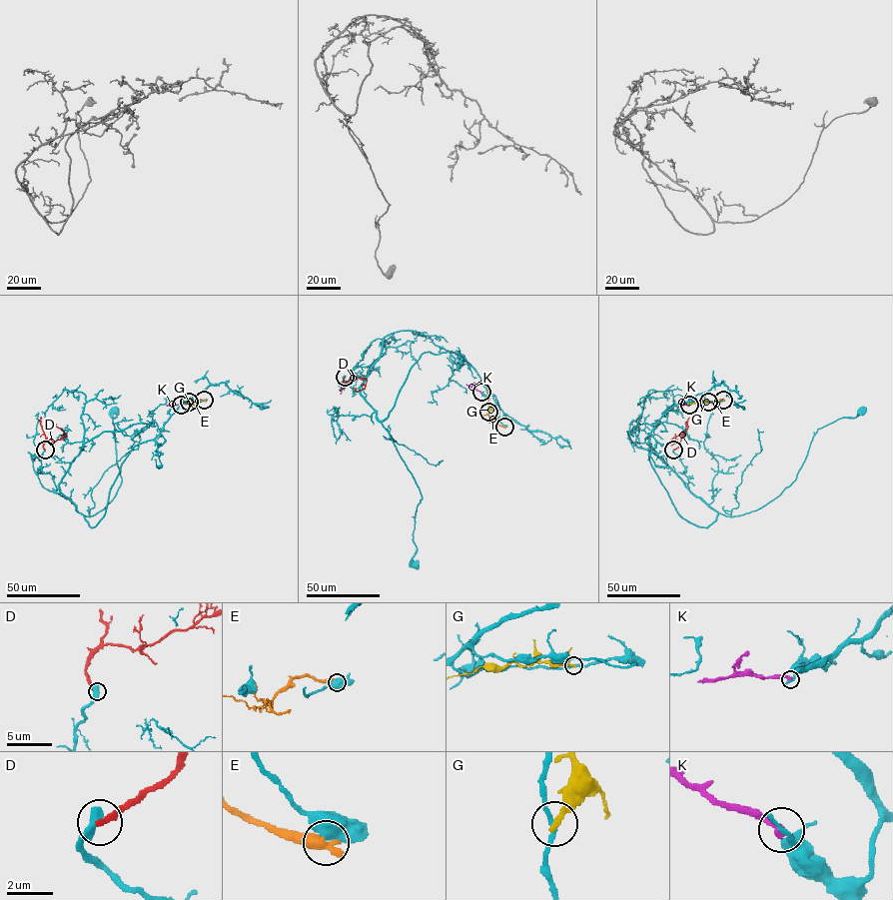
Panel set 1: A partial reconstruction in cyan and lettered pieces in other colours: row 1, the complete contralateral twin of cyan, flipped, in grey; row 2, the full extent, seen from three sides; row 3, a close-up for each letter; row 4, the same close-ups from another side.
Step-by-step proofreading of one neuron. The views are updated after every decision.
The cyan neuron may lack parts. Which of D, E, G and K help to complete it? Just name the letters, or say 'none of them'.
D

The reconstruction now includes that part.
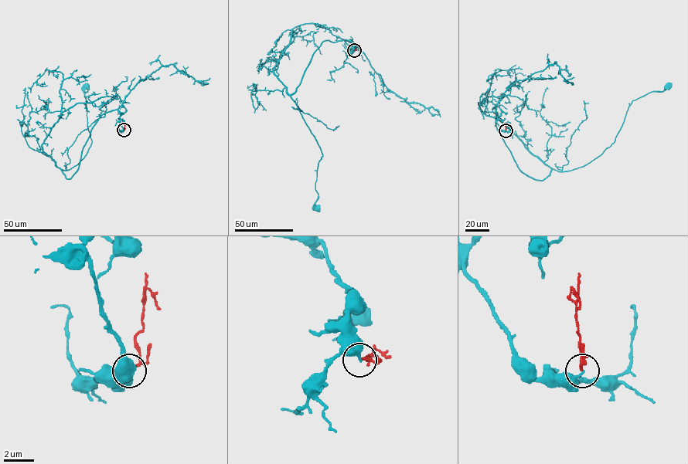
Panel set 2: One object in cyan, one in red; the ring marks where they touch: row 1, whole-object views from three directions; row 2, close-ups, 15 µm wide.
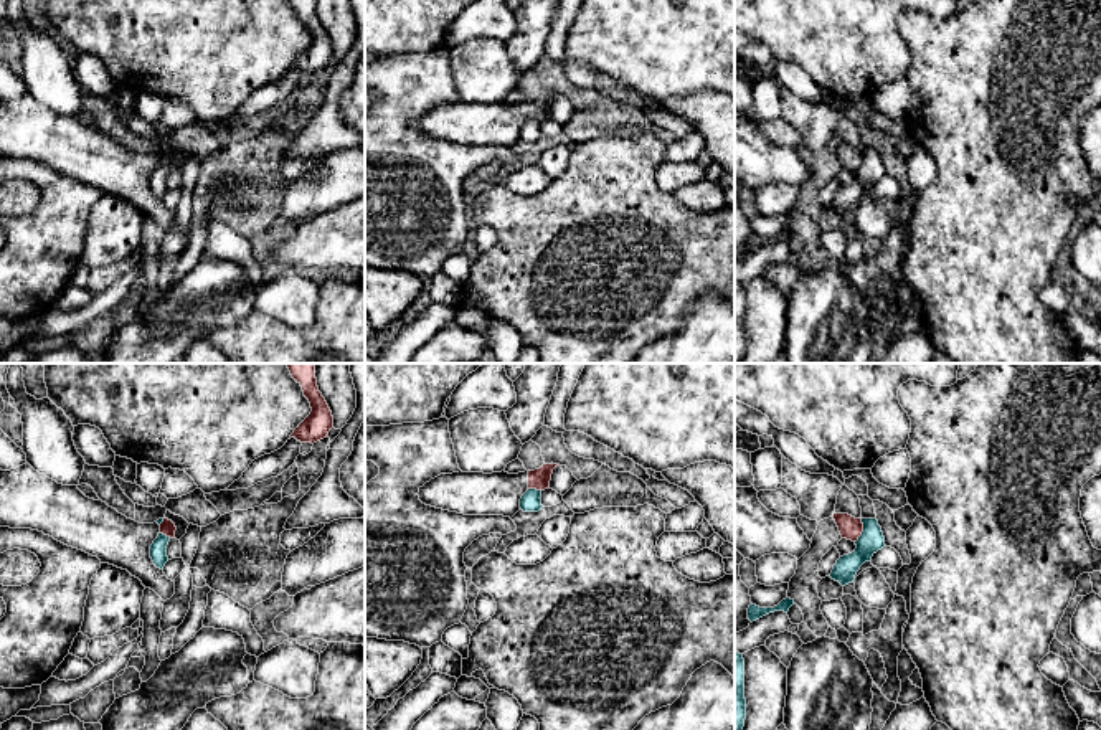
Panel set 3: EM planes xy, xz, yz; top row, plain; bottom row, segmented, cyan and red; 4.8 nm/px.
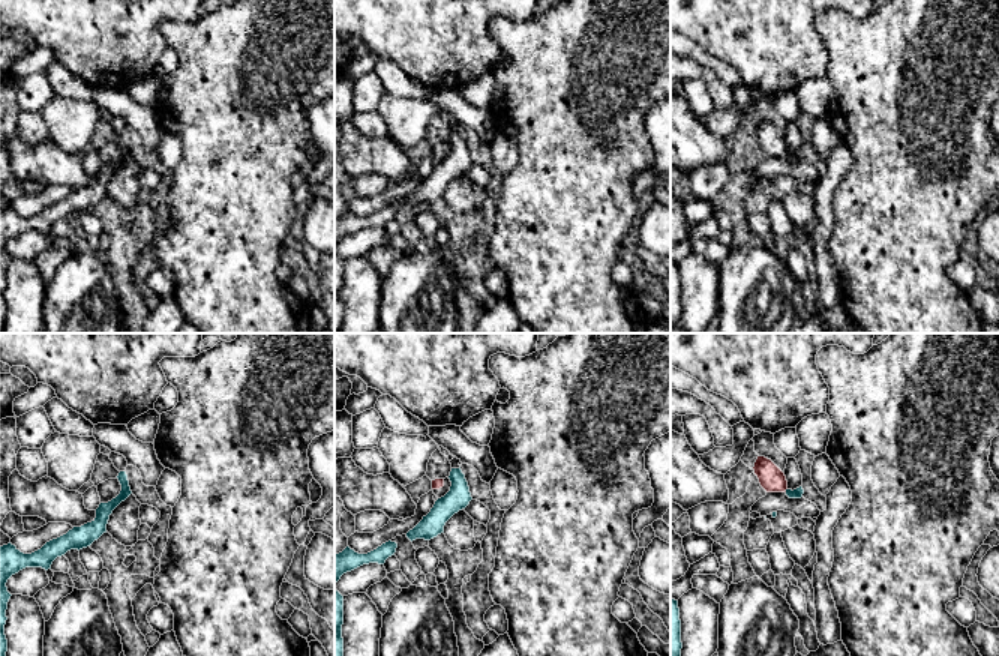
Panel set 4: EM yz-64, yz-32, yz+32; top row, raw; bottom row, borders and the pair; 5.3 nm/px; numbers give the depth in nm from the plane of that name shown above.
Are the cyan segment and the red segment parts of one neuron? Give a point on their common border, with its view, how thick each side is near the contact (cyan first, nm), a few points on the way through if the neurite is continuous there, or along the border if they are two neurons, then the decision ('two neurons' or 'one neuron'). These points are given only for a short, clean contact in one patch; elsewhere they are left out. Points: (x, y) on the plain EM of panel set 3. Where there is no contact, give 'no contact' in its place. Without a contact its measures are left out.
meets cyan in yz at (864, 161); 120 nm thick on the cyan side, 110 nm on the other; border along yz (862, 149), (862, 164), (855, 172); two neurons

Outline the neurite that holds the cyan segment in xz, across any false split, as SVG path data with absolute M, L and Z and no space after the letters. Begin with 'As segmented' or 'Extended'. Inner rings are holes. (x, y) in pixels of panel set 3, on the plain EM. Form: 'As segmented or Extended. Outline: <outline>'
As segmented. Outline: M528 119L520 129L520 139L523 142L538 142L541 140L541 121Z

